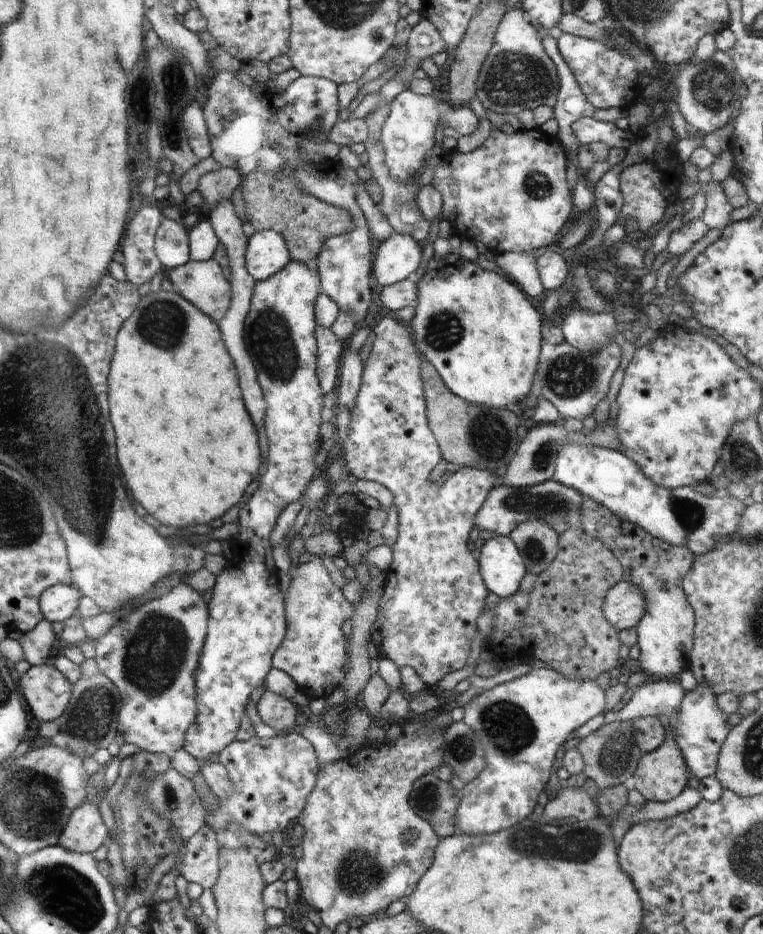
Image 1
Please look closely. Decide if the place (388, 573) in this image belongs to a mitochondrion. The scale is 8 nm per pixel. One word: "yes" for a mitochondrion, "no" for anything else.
no

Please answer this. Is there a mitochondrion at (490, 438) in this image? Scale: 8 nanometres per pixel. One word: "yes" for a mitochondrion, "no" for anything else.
yes

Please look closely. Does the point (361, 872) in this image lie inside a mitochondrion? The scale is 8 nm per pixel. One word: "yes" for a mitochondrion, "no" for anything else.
yes

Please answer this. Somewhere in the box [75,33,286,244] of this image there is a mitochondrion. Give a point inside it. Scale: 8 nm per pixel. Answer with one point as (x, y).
(173, 78)

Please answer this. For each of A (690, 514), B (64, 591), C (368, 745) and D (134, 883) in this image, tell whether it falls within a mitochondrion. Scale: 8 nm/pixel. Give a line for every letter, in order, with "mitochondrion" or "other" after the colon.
A: mitochondrion
B: other
C: other
D: other

